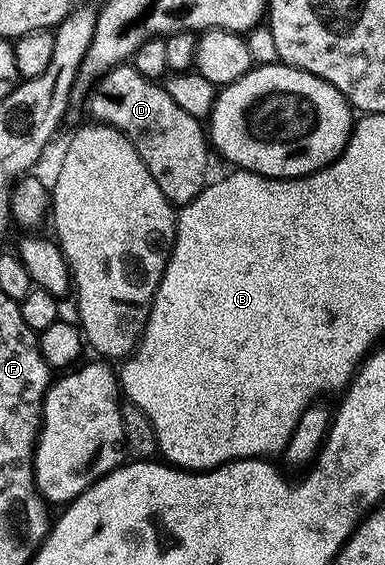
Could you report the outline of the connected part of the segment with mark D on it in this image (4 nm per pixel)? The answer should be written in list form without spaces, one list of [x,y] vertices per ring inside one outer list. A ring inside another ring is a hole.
[[[126,62],[124,64],[118,64],[117,67],[109,69],[96,84],[92,85],[91,91],[93,92],[89,96],[89,112],[94,121],[99,124],[109,124],[113,128],[118,128],[120,132],[125,134],[128,140],[133,143],[135,150],[139,150],[139,158],[143,158],[143,166],[147,166],[147,170],[151,170],[151,178],[155,178],[155,183],[159,185],[159,190],[163,190],[163,194],[168,198],[170,204],[174,206],[184,206],[190,204],[202,190],[204,190],[207,183],[207,177],[205,175],[209,172],[209,152],[211,156],[211,145],[207,139],[207,128],[200,119],[193,117],[191,114],[183,110],[182,106],[179,106],[167,89],[160,83],[148,80],[143,74],[139,74],[139,70],[133,68],[132,63]]]

